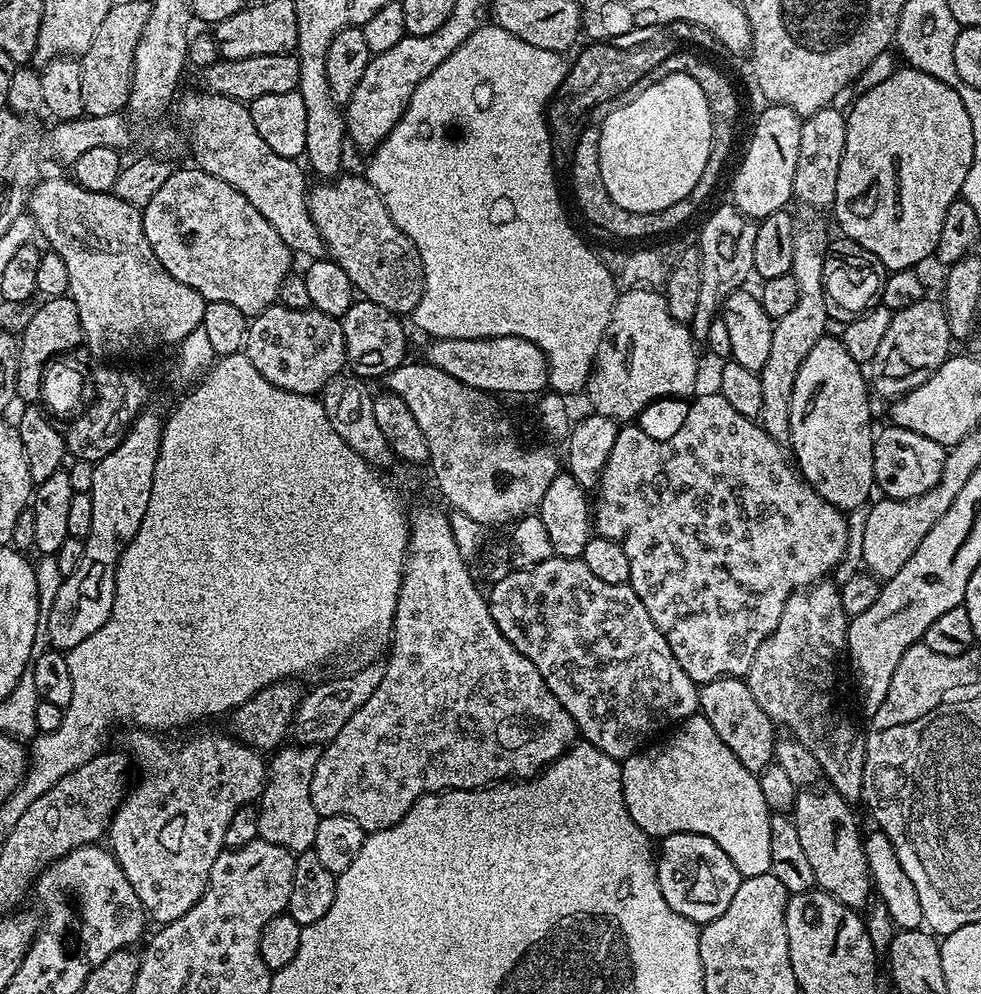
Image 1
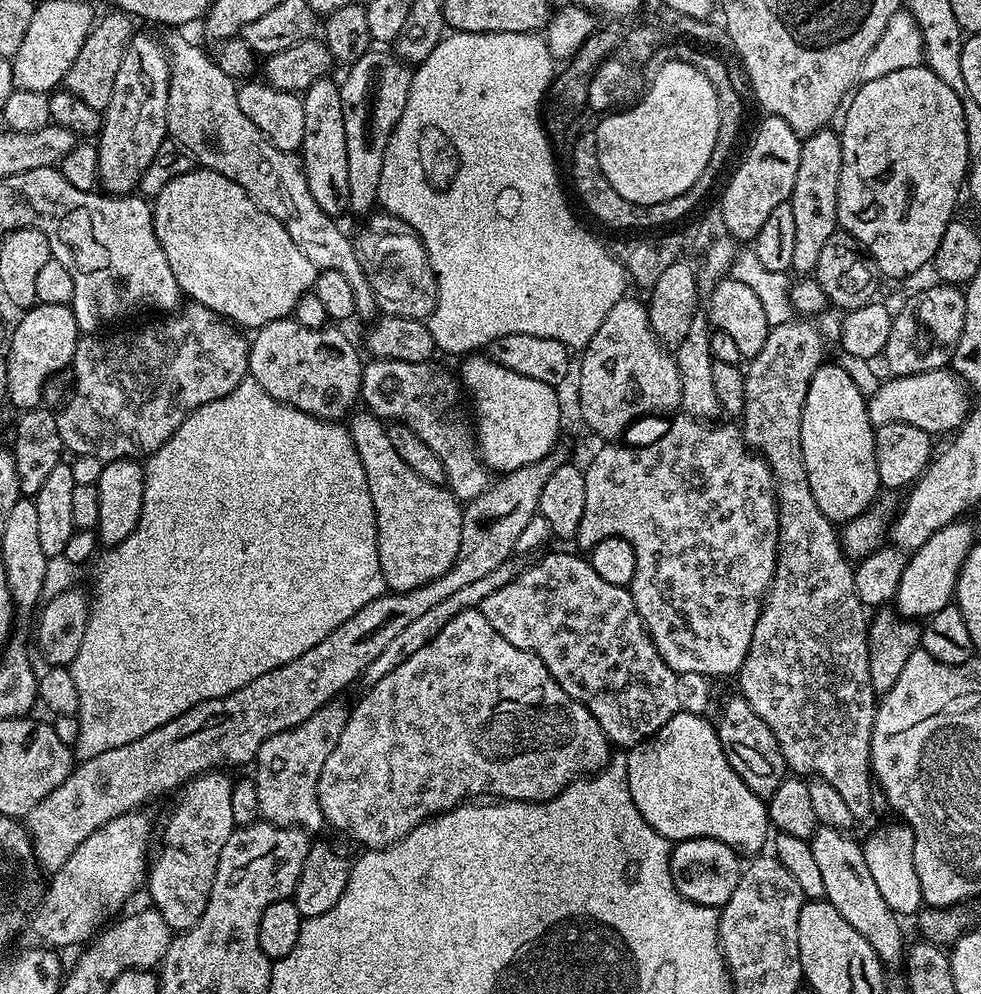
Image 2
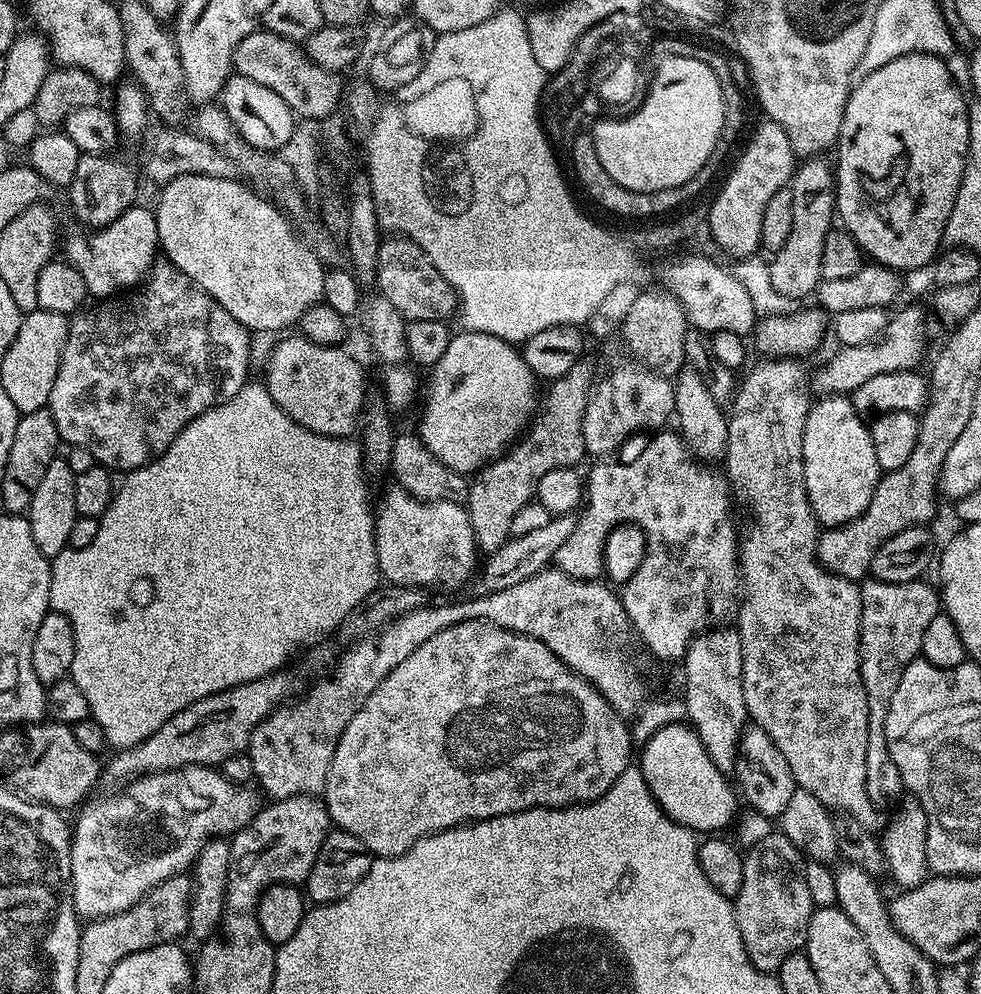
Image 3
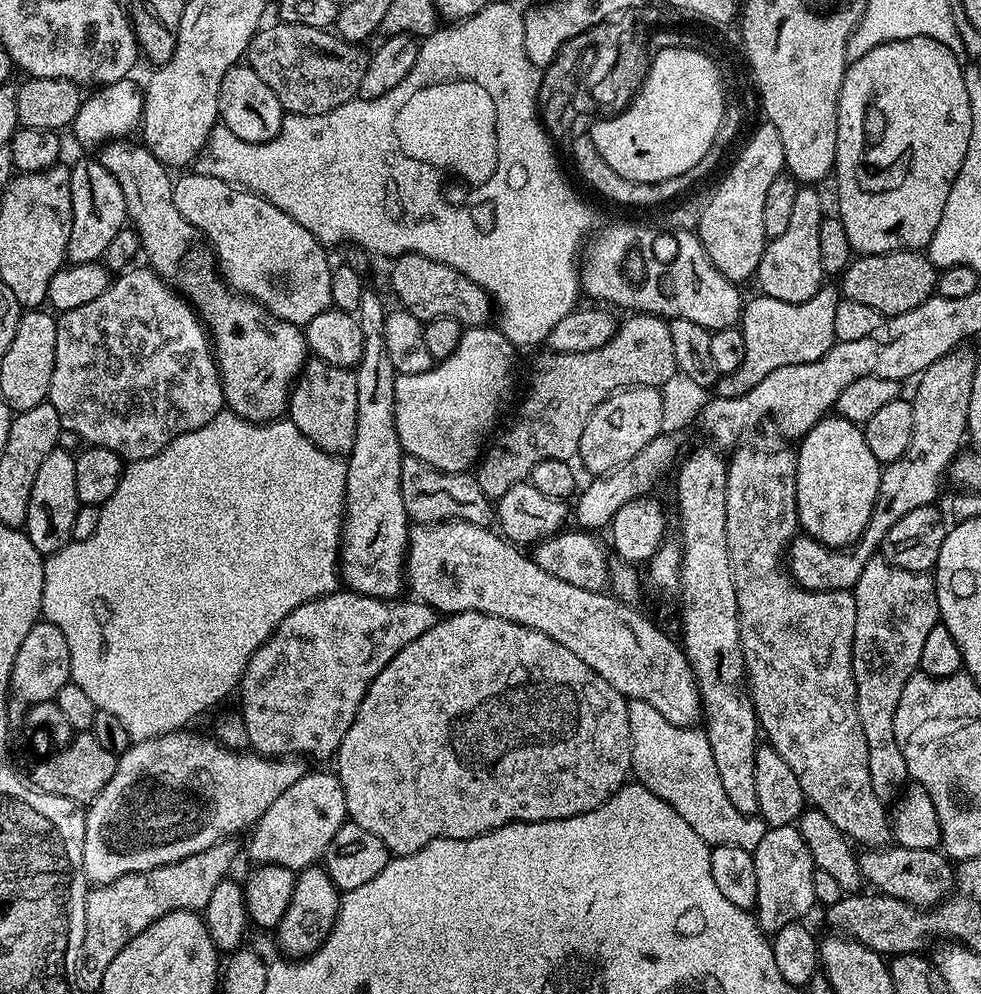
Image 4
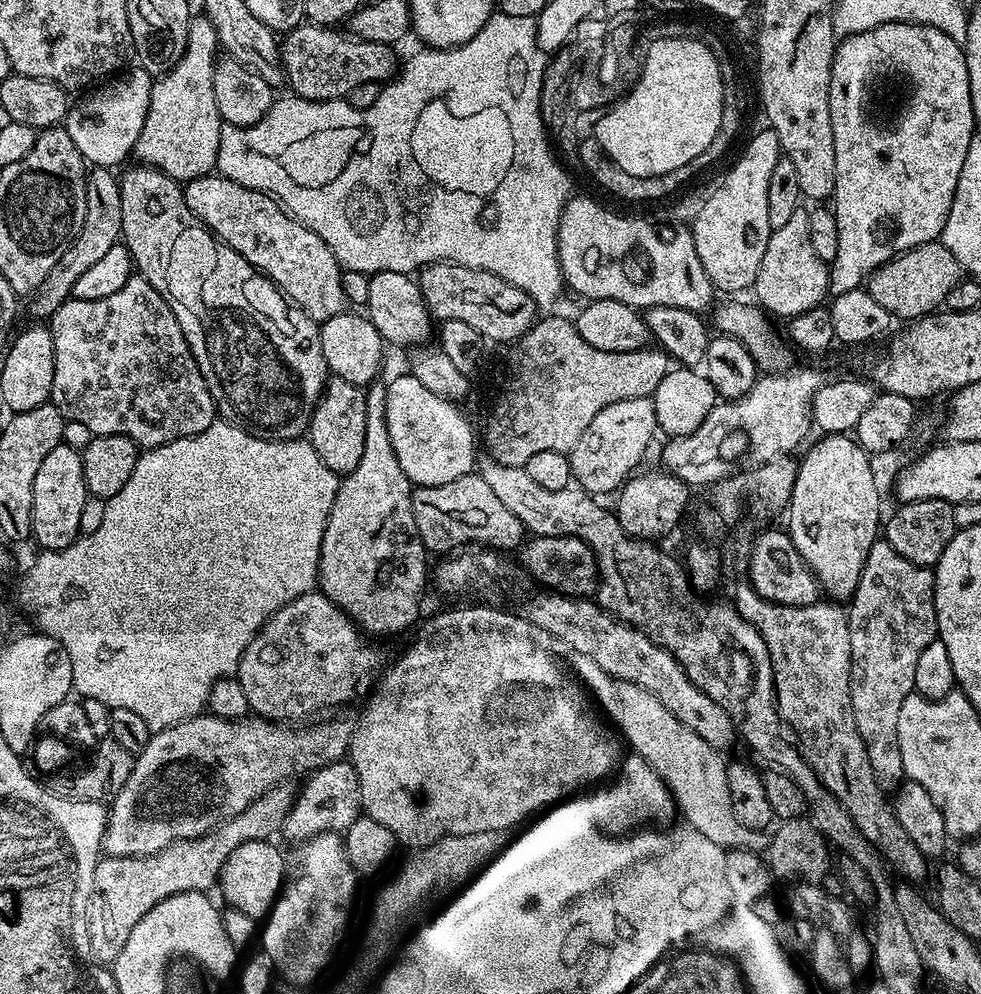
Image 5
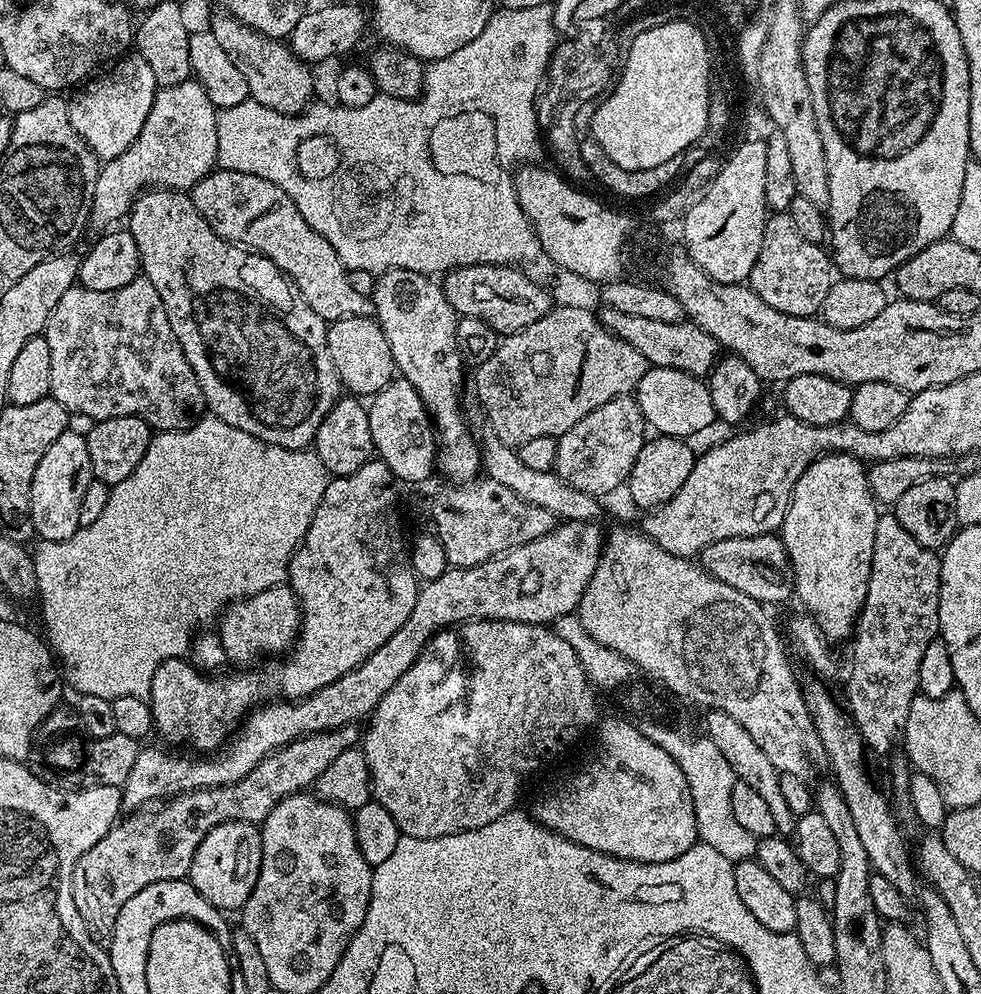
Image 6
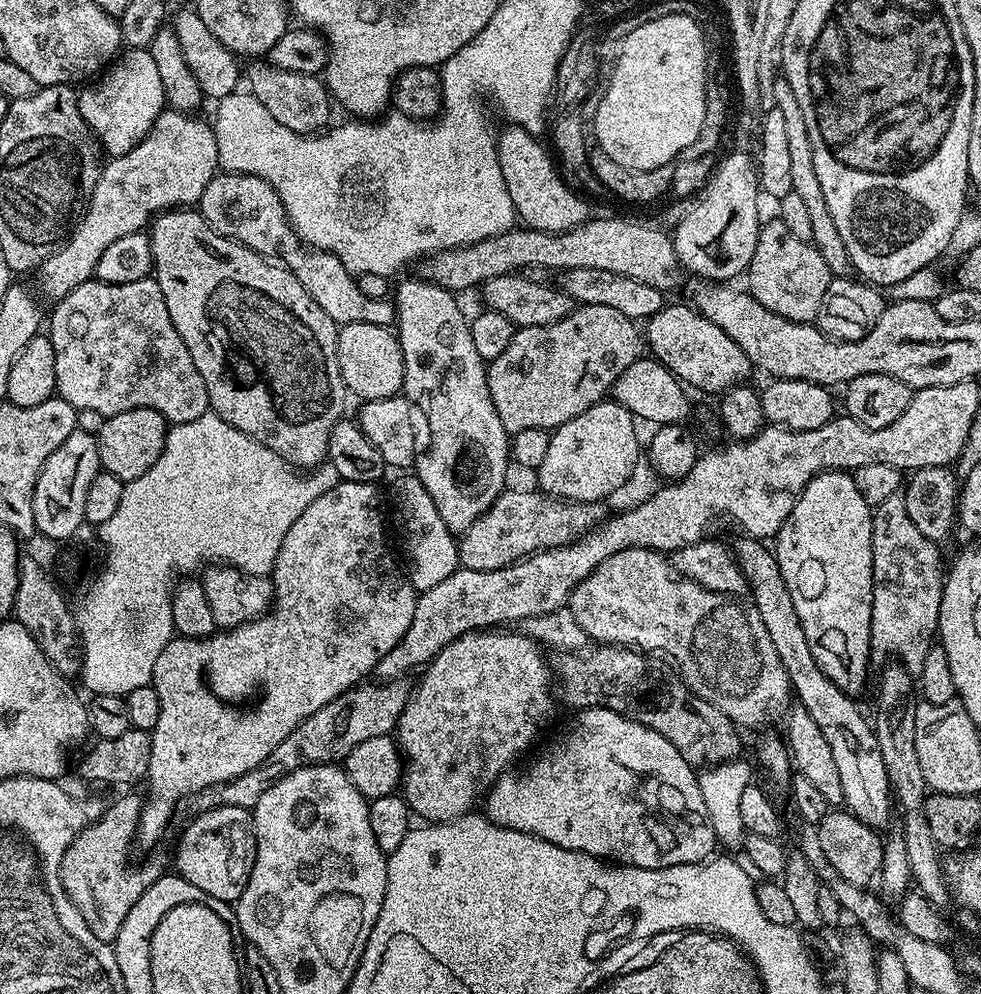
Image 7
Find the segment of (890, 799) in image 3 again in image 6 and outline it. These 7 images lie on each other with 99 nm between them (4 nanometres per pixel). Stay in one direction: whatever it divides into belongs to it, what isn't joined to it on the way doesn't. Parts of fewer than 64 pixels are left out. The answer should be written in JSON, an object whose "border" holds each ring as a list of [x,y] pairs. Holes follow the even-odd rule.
{"border":[[[894,514],[877,515],[876,525],[874,526],[874,558],[872,559],[872,569],[870,570],[870,586],[866,590],[866,598],[864,599],[864,608],[860,611],[860,619],[856,621],[854,629],[854,639],[852,644],[852,673],[848,676],[848,704],[846,700],[846,708],[852,718],[852,723],[860,732],[860,736],[864,740],[865,747],[872,753],[889,755],[894,749],[893,746],[899,741],[906,724],[908,711],[910,710],[910,702],[920,691],[920,683],[918,682],[918,669],[922,662],[922,654],[926,650],[926,646],[930,646],[932,640],[937,639],[940,635],[940,623],[938,622],[938,602],[940,601],[940,556],[935,551],[926,546],[922,546],[915,541],[913,537],[902,527],[902,522],[898,522],[898,518]]]}

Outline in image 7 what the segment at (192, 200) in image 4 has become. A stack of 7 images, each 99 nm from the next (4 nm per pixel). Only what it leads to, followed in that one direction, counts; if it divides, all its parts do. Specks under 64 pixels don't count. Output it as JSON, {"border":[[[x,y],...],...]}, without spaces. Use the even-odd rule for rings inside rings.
{"border":[[[221,171],[202,190],[198,205],[200,217],[227,240],[254,250],[265,260],[279,262],[291,270],[294,278],[306,286],[306,294],[330,314],[337,326],[345,324],[369,324],[379,328],[392,328],[396,322],[396,305],[388,298],[366,298],[362,294],[357,277],[342,266],[333,252],[310,250],[292,229],[286,210],[270,182],[261,176],[241,172]]]}

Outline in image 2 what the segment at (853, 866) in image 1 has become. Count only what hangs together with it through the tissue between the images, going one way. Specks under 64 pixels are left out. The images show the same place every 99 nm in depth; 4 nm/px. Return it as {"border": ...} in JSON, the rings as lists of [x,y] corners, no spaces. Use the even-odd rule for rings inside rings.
{"border":[[[820,826],[817,827],[816,832],[810,838],[814,861],[818,865],[820,873],[822,873],[822,881],[825,887],[823,899],[832,904],[834,910],[838,910],[838,914],[842,914],[842,918],[846,918],[846,922],[850,922],[850,926],[854,926],[854,930],[858,930],[858,934],[862,934],[862,938],[866,938],[866,942],[870,942],[874,954],[878,954],[881,964],[891,966],[891,964],[898,963],[899,960],[901,963],[906,956],[904,932],[900,929],[901,921],[896,913],[890,910],[890,906],[886,906],[886,898],[882,898],[882,893],[878,891],[878,882],[874,882],[874,877],[870,875],[870,866],[866,866],[861,841],[859,839],[851,840],[848,835],[847,831],[839,832],[833,828]]]}

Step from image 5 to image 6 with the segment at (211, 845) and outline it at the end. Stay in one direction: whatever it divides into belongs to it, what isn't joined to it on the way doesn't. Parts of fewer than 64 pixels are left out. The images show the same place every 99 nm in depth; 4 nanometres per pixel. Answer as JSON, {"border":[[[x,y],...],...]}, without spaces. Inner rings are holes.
{"border":[[[345,726],[332,732],[303,736],[272,752],[238,782],[221,788],[205,786],[194,792],[181,792],[161,803],[157,812],[136,810],[113,824],[106,835],[98,838],[98,842],[94,842],[94,846],[78,858],[78,866],[74,866],[72,875],[74,906],[78,906],[82,918],[95,933],[96,943],[107,946],[114,922],[118,922],[118,910],[122,910],[122,906],[126,906],[126,901],[134,898],[138,890],[146,890],[146,886],[154,882],[185,879],[198,846],[211,828],[227,820],[249,820],[251,824],[263,825],[278,802],[311,789],[316,779],[326,774],[326,766],[330,766],[338,754],[357,743],[356,730],[355,727]]]}

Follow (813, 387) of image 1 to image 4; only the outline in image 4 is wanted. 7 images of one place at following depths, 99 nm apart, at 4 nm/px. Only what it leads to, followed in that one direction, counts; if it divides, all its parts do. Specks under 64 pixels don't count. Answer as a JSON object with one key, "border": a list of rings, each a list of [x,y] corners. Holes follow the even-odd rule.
{"border":[[[829,414],[799,441],[796,452],[796,501],[800,528],[830,548],[847,548],[870,522],[882,466],[870,454],[861,425]]]}

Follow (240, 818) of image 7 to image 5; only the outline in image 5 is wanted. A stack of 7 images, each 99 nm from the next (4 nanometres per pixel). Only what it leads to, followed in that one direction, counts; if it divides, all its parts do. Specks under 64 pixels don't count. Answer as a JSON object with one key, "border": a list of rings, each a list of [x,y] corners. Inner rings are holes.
{"border":[[[251,840],[242,842],[240,846],[234,846],[234,850],[226,858],[220,870],[218,879],[218,889],[220,888],[221,894],[224,895],[223,903],[234,910],[242,910],[242,914],[250,914],[250,918],[257,922],[263,921],[268,915],[285,881],[286,856],[283,851],[280,853],[274,845],[272,840]]]}

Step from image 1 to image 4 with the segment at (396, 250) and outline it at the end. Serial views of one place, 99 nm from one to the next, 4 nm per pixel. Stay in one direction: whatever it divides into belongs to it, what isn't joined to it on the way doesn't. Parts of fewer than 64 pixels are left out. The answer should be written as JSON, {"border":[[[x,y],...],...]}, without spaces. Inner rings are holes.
{"border":[[[405,252],[403,256],[397,256],[391,261],[392,264],[392,292],[401,300],[403,311],[414,314],[422,322],[434,318],[454,318],[461,326],[484,326],[489,323],[488,315],[493,315],[494,301],[487,290],[478,286],[466,274],[454,270],[437,260],[426,258],[422,254]]]}

